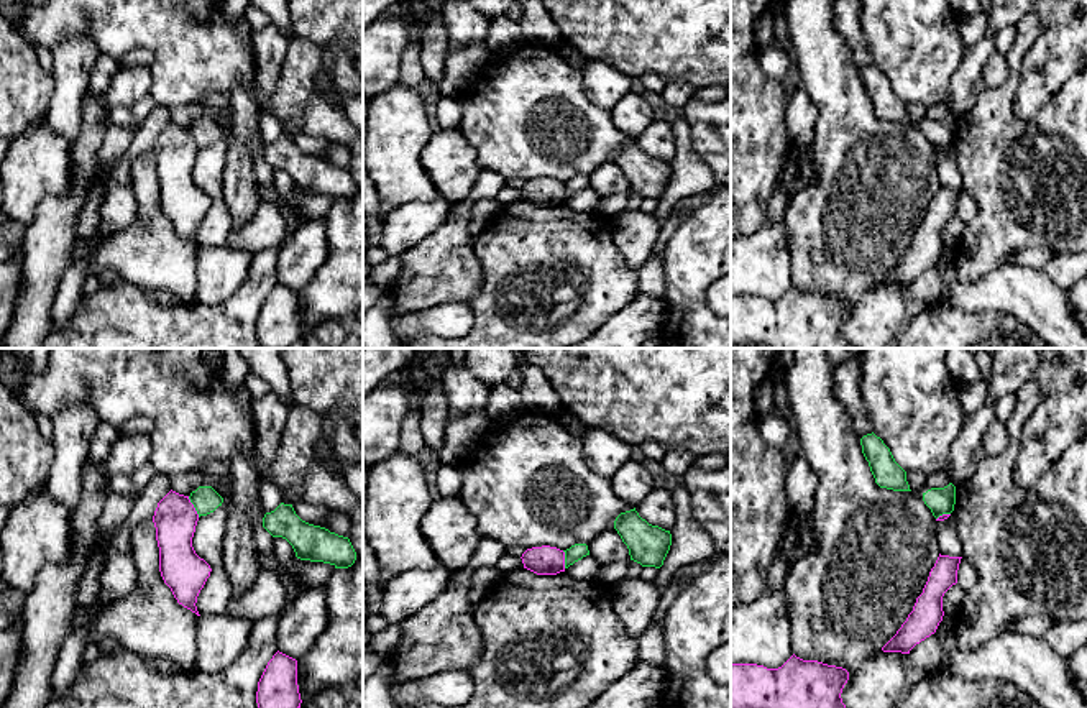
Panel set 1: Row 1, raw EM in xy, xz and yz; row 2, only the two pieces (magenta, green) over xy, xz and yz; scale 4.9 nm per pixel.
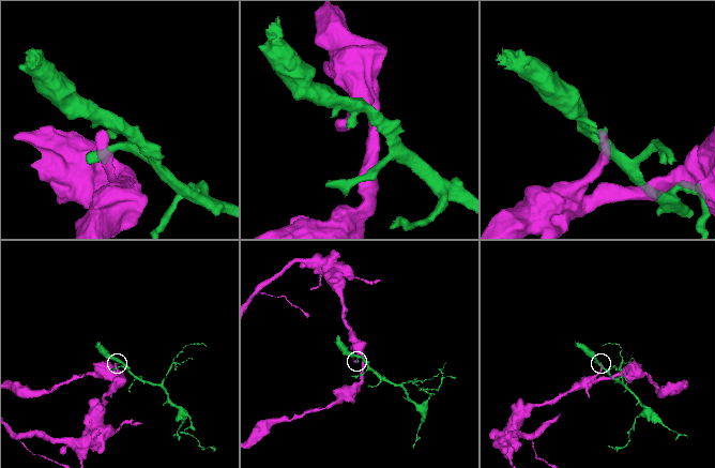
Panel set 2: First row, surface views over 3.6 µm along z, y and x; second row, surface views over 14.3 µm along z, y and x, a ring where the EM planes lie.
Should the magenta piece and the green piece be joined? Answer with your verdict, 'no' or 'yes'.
no

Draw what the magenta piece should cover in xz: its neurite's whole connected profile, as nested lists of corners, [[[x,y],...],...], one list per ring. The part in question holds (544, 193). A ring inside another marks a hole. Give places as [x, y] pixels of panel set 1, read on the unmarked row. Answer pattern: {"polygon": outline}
{"polygon": [[[532,179],[527,181],[521,191],[524,200],[537,207],[557,207],[565,204],[565,184],[557,179]]]}

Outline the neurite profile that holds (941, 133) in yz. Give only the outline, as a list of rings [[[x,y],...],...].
[[[949,115],[944,120],[931,120],[923,125],[923,133],[936,151],[943,146],[951,146],[956,136],[956,118]]]

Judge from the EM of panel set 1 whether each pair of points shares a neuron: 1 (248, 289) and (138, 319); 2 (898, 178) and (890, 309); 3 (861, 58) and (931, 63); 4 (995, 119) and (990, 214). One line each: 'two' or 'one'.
1: one
2: one
3: two
4: one

